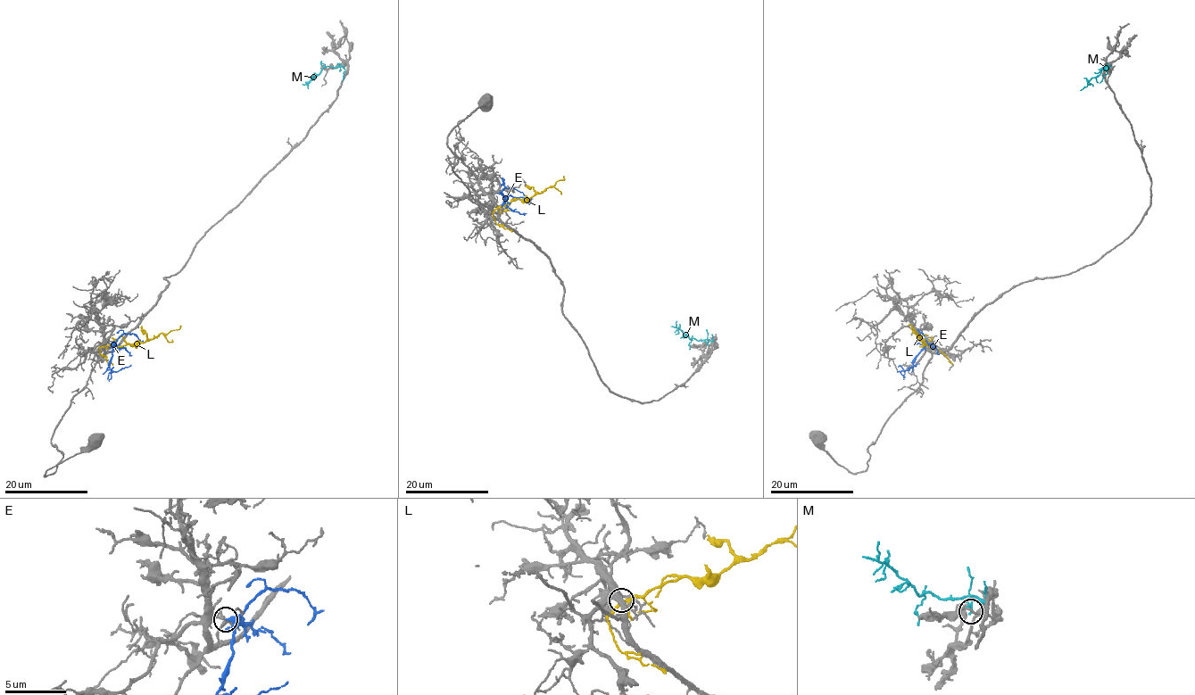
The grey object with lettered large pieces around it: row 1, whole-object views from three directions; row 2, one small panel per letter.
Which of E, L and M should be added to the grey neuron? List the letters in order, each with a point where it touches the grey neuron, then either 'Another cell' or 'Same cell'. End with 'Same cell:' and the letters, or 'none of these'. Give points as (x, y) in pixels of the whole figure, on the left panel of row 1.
E: Touches grey at (110, 343). Same cell
L: Touches grey at (105, 345). Another cell
M: Touches grey at (339, 64). Another cell
Same cell: E

